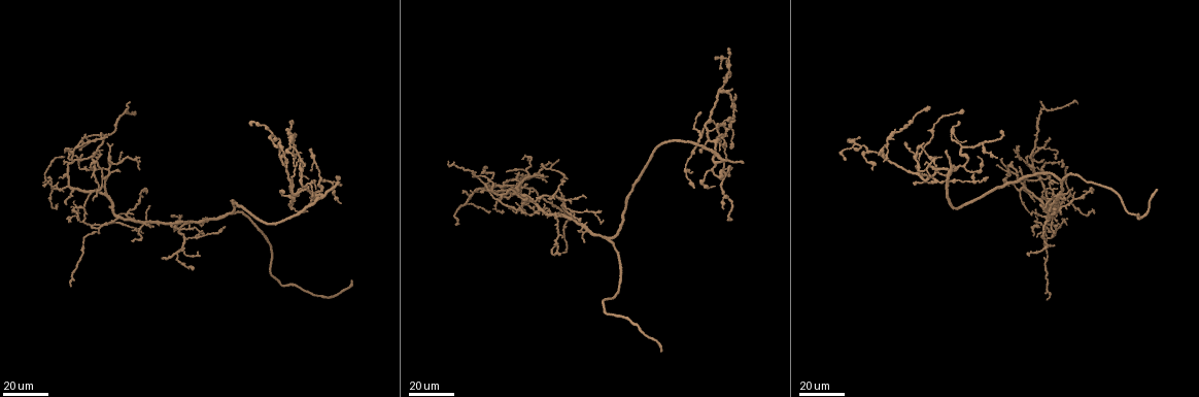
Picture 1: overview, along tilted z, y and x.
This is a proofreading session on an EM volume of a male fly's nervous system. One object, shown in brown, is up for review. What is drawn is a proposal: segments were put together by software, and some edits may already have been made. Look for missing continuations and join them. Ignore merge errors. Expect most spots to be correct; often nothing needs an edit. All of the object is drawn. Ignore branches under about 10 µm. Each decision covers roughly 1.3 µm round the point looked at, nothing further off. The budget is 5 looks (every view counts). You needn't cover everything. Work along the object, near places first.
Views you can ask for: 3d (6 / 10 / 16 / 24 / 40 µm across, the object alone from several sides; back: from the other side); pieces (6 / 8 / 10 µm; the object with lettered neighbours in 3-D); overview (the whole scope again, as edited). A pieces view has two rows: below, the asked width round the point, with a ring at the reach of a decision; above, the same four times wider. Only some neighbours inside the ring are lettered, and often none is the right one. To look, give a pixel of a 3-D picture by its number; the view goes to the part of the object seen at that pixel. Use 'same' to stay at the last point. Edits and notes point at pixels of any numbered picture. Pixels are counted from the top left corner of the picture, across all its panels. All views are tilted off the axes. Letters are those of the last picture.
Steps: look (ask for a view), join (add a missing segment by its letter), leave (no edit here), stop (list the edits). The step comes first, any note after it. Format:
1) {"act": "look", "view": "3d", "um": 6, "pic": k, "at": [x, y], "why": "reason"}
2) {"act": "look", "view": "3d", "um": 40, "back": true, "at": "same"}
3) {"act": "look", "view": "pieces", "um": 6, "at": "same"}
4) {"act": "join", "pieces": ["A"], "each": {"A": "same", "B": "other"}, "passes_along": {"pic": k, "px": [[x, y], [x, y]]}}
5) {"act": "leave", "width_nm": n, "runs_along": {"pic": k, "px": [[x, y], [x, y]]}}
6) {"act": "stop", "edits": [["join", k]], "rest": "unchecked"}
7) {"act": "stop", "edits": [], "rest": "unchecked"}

{"act": "look", "view": "3d", "um": 40, "pic": 1, "at": [1157, 189], "why": "long arm stops here"}

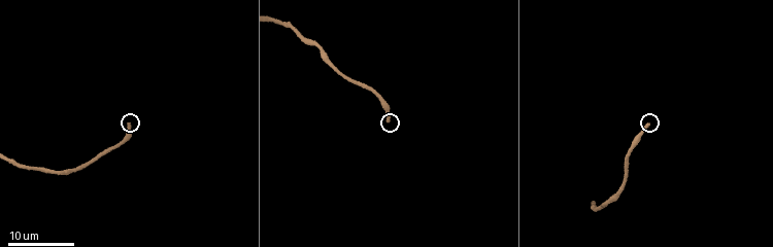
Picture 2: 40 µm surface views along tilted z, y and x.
{"act": "look", "view": "pieces", "um": 6, "pic": 2, "at": [648, 125], "why": "see the neighbours"}

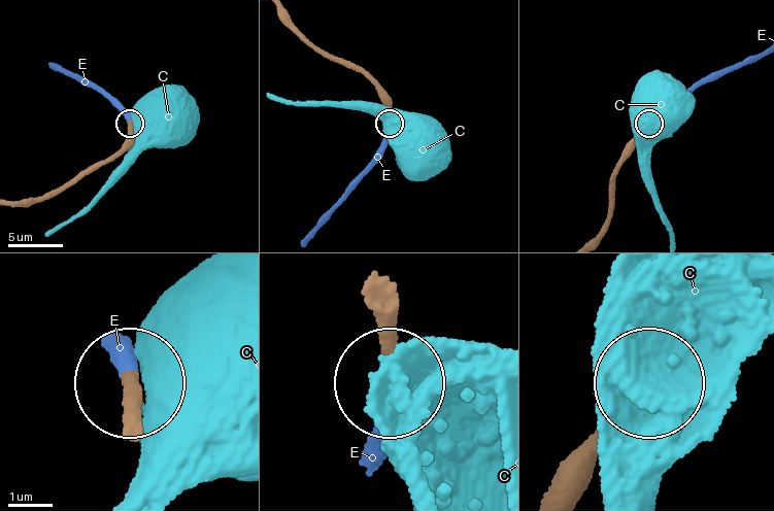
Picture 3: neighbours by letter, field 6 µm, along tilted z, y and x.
{"act": "join", "pieces": ["E"], "each": {"C": "other", "E": "same"}, "passes_along": {"pic": 3, "px": [[123, 143], [131, 123], [98, 91], [51, 67]]}, "found": "the neuron continues"}

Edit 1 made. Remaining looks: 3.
{"act": "look", "view": "overview"}

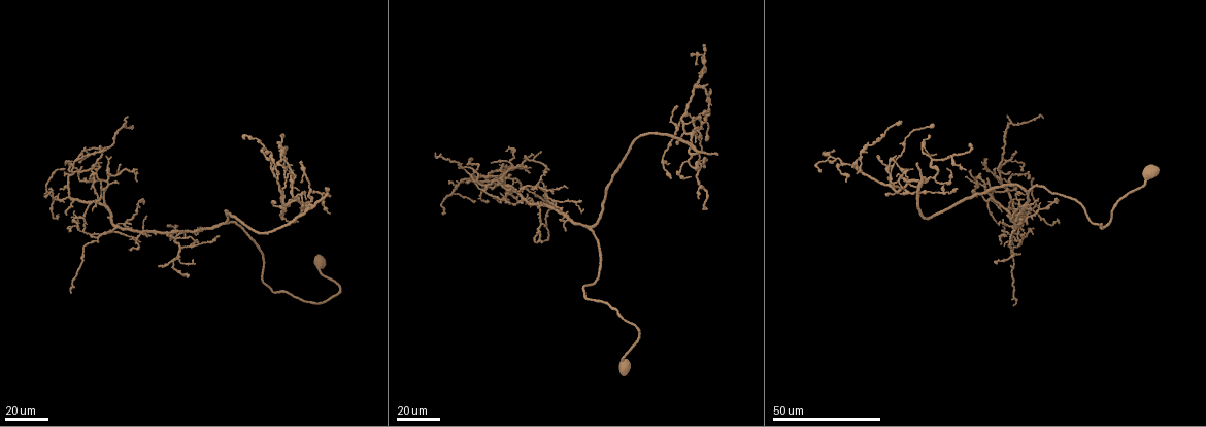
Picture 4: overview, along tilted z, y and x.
{"act": "look", "view": "3d", "um": 40, "pic": 4, "at": [989, 179], "why": "free end"}

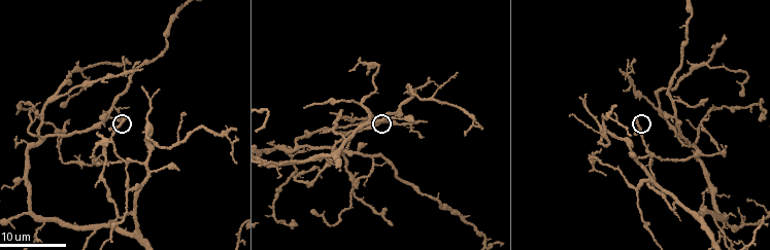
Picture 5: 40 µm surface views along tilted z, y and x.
{"act": "look", "view": "pieces", "um": 10, "pic": 5, "at": [634, 119]}

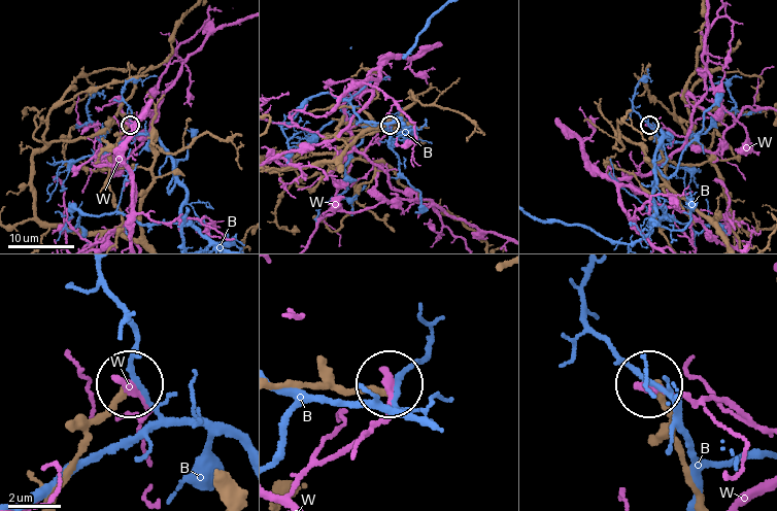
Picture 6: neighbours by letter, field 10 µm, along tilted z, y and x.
{"act": "leave", "width_nm": 250, "each": {"B": "other", "W": "other"}, "found": "none of them fits"}

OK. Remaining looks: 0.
{"act": "stop", "edits": [["join", 3]], "rest": "unchecked"}

